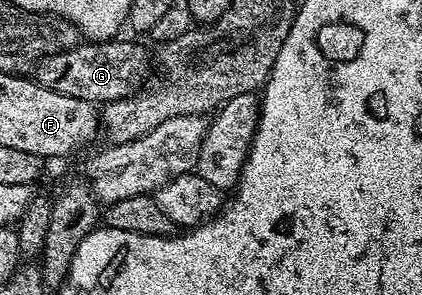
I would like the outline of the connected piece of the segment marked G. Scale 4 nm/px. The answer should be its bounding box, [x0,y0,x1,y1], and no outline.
[34,37,149,105]

